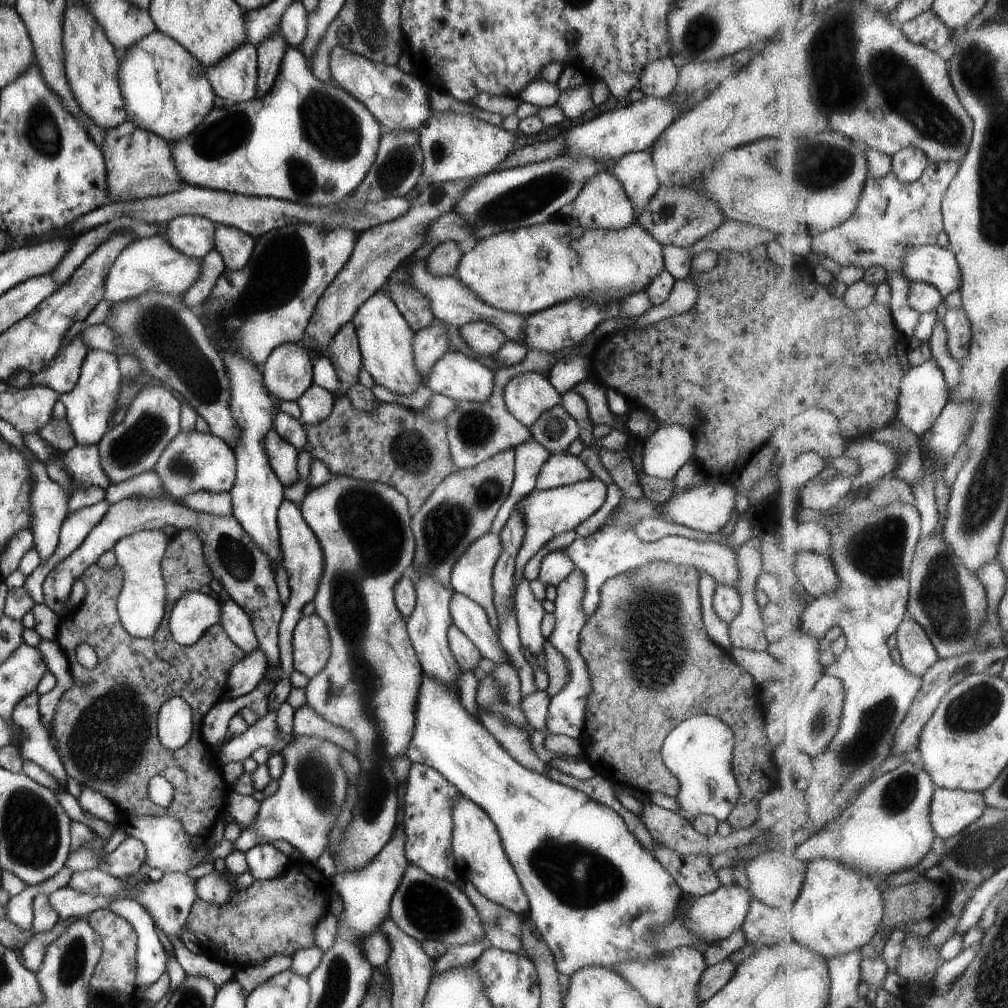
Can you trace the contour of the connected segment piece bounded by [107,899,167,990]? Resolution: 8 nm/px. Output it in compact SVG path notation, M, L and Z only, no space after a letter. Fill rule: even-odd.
M115 900L107 906L109 912L125 918L136 933L135 990L145 990L158 980L167 968L166 952L155 933L150 914L133 900Z

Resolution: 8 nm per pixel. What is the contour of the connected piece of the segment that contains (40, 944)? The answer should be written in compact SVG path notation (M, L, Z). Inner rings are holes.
M63 918L63 920L57 920L47 932L41 932L34 936L31 936L23 946L21 946L21 966L35 974L41 966L42 956L47 946L71 924L75 922L75 918Z

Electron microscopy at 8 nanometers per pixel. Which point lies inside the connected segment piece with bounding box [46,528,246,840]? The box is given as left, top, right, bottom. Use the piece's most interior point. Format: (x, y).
(103, 729)

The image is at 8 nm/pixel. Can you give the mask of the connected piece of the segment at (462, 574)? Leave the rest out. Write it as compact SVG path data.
M487 532L480 538L477 538L468 548L459 556L459 560L453 564L451 568L451 574L449 574L449 582L454 592L467 596L470 600L473 600L476 604L479 604L483 608L489 626L495 634L499 632L499 621L497 620L497 613L495 612L495 606L493 606L493 586L491 586L491 576L493 566L499 558L499 552L501 552L501 542L499 542L499 534L491 534Z

